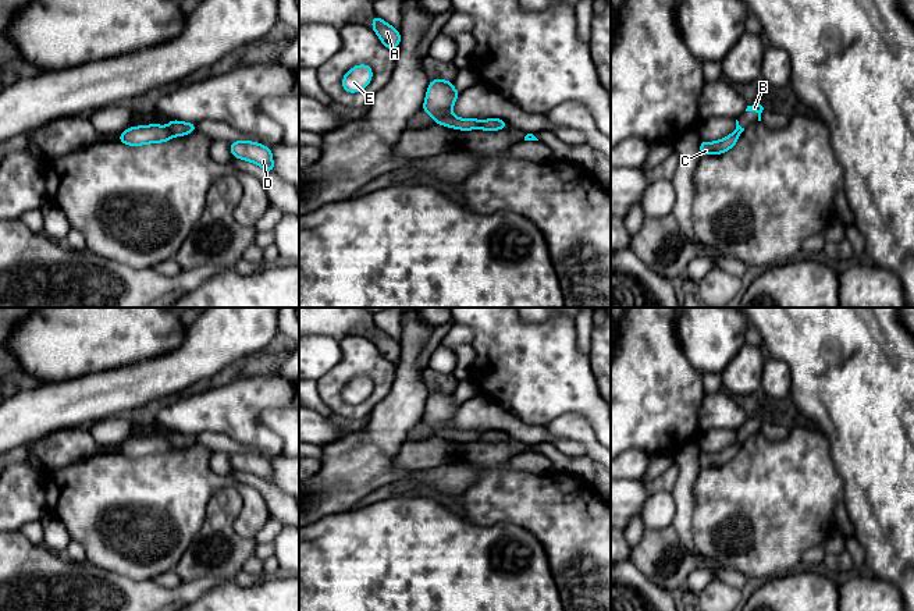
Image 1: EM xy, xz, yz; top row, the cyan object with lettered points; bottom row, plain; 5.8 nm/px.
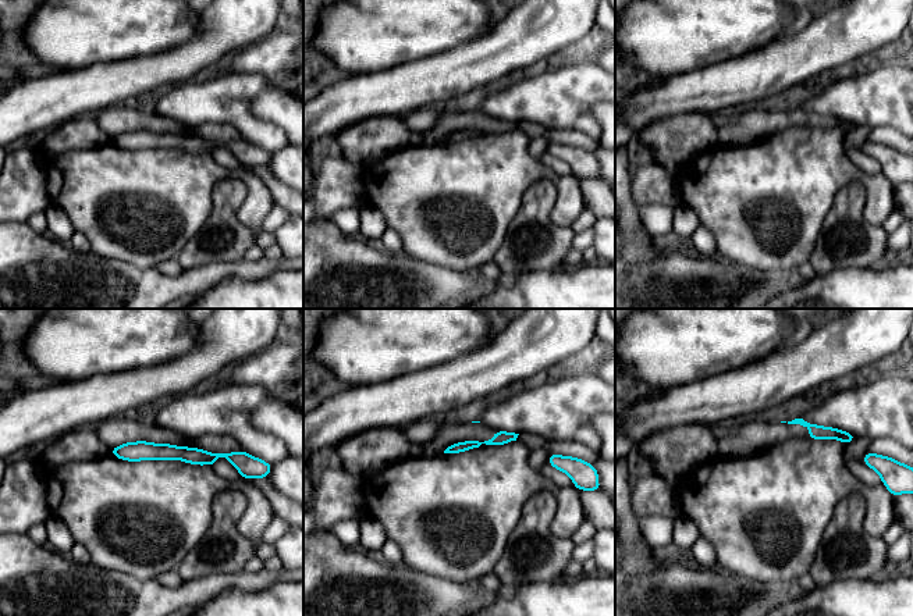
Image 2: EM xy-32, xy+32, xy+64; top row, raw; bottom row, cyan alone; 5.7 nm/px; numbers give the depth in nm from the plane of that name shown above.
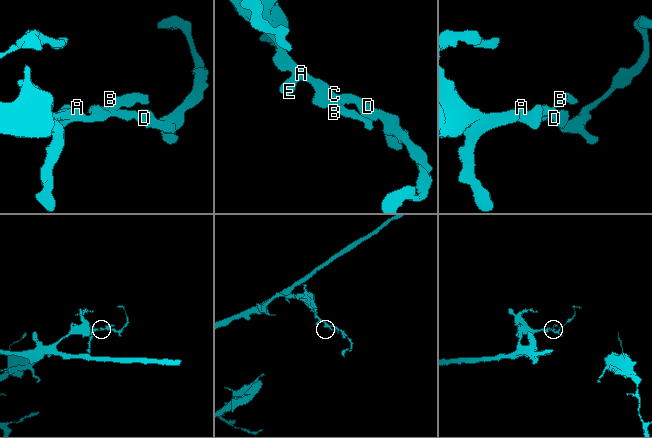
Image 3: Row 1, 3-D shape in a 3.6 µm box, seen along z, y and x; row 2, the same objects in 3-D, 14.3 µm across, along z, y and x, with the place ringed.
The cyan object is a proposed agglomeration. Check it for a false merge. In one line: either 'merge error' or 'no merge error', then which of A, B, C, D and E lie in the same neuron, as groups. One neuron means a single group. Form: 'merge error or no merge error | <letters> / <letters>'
merge error | A C D E / B

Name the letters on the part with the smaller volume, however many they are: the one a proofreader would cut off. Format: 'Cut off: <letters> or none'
Cut off: B

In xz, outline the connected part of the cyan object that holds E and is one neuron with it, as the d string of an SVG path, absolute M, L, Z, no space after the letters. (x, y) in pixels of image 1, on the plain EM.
M358 376L342 388L342 401L348 405L363 402L373 391L373 381L367 376Z

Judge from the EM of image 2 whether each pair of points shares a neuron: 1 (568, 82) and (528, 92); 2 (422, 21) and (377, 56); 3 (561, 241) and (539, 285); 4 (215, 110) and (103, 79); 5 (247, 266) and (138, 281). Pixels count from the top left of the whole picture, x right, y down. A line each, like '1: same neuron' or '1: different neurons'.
1: same neuron
2: same neuron
3: different neurons
4: different neurons
5: same neuron

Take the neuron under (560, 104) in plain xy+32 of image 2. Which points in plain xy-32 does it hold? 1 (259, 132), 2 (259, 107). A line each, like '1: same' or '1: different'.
1: same
2: different

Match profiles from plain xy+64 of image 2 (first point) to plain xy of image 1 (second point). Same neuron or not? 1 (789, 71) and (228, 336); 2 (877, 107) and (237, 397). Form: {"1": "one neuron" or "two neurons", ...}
{"1": "one neuron", "2": "one neuron"}

